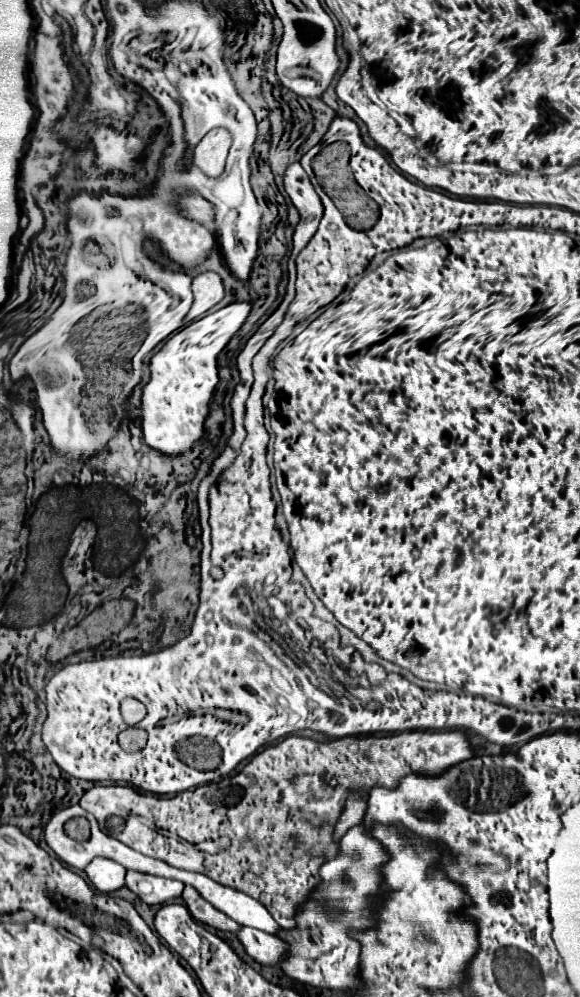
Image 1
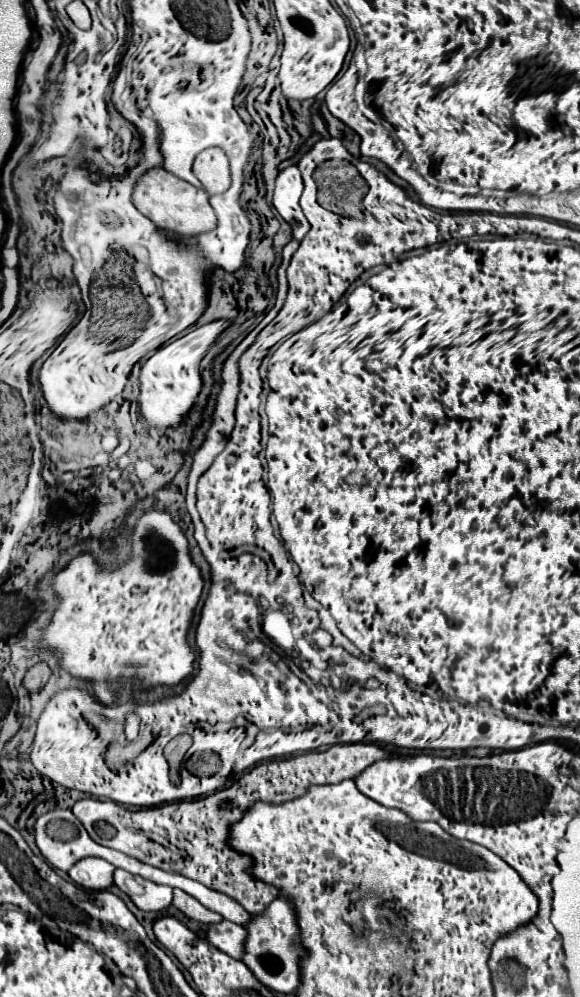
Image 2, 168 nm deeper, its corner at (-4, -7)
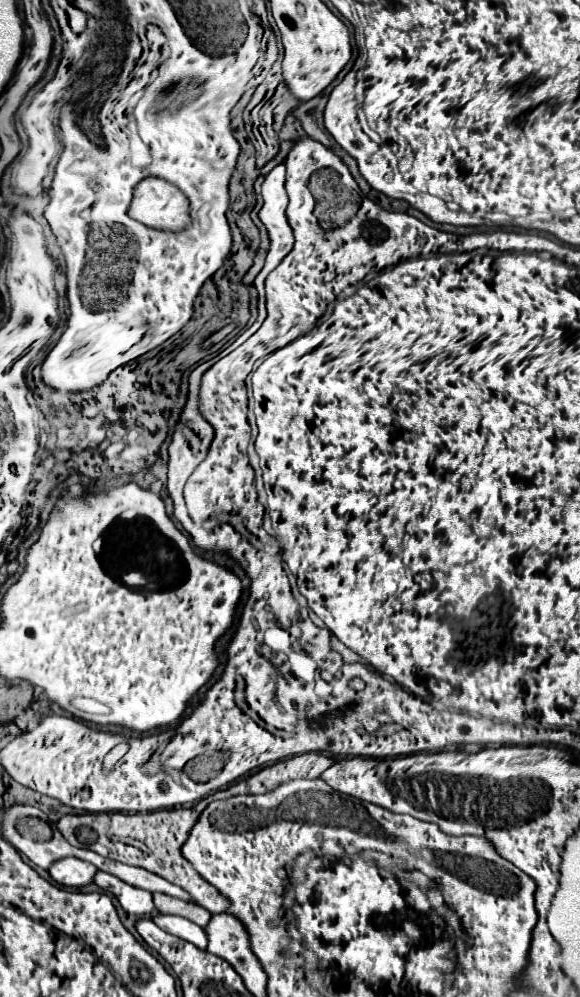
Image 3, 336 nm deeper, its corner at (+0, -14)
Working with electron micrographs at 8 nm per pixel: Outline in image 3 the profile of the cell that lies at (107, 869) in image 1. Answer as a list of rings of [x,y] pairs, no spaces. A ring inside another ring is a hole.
[[[67,858],[67,860],[55,862],[53,868],[49,870],[49,874],[61,886],[81,888],[81,886],[87,886],[87,884],[93,882],[97,868],[93,864],[79,860],[79,858]]]

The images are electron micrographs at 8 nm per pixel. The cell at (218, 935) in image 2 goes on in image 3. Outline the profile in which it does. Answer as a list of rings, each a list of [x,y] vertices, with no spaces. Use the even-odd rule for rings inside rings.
[[[157,916],[157,918],[153,918],[153,922],[159,928],[163,928],[165,932],[183,938],[183,940],[195,944],[201,950],[207,950],[207,932],[205,932],[205,928],[201,928],[201,926],[197,926],[189,920],[183,920],[179,916]]]

